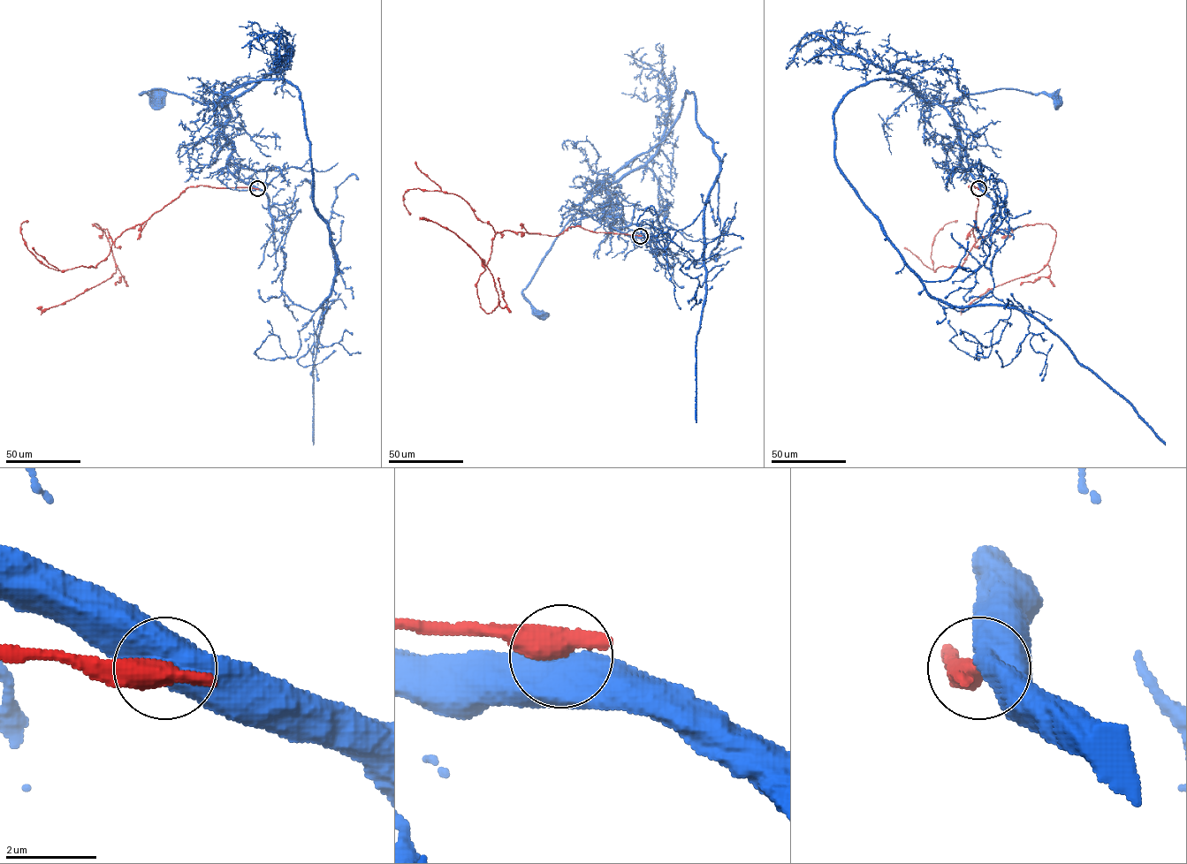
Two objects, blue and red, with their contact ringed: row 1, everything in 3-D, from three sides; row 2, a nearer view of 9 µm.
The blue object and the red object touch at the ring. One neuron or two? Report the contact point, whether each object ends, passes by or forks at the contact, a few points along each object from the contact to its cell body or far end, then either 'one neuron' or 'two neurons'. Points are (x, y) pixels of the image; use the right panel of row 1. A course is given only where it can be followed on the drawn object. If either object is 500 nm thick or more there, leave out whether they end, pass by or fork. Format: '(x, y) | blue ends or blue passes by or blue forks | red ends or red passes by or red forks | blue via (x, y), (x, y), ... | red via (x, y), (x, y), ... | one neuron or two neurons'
(978, 188) | blue via (978, 188), (969, 168), (955, 121), (943, 107), (930, 103), (999, 89), (1046, 94), (1057, 99) | red via (978, 188), (969, 186), (978, 201), (975, 241), (1038, 223), (1048, 223), (1055, 239), (1038, 272), (960, 308) | two neurons

